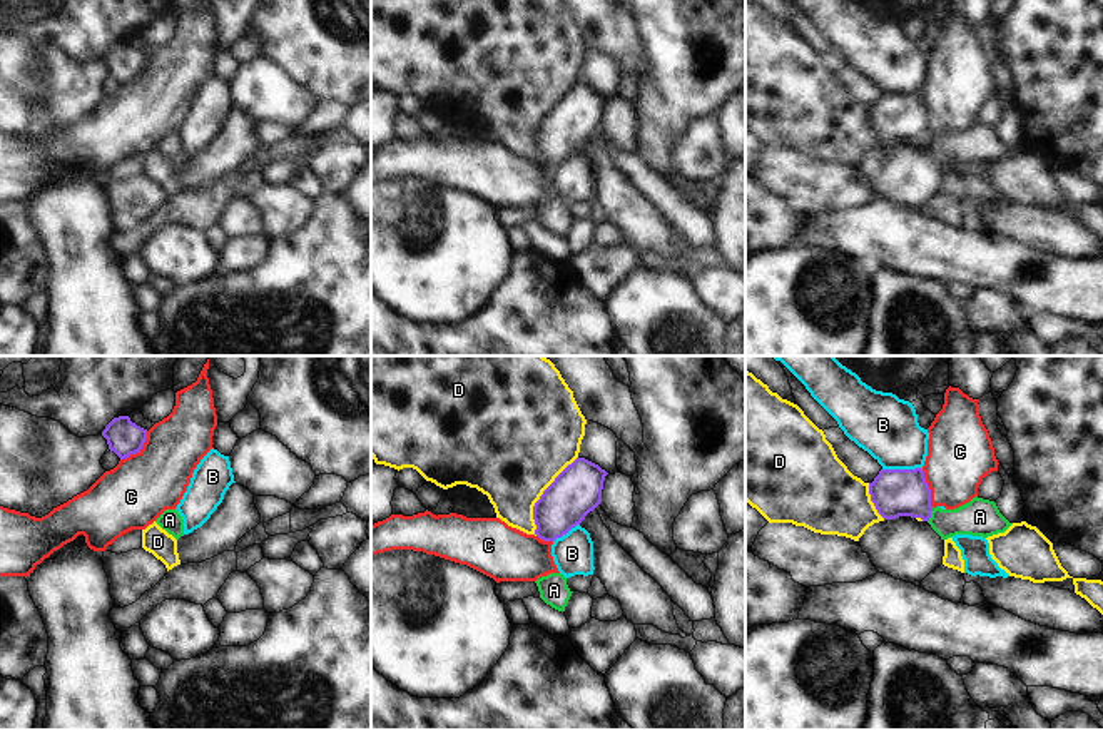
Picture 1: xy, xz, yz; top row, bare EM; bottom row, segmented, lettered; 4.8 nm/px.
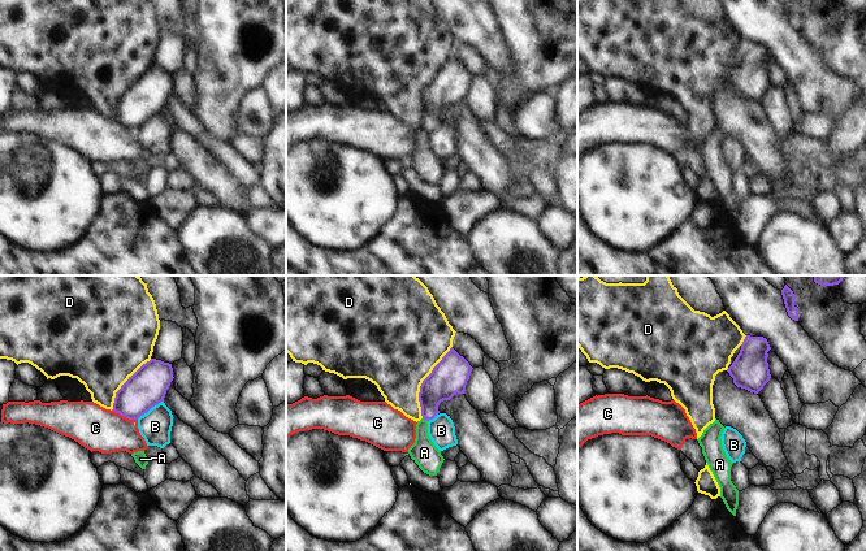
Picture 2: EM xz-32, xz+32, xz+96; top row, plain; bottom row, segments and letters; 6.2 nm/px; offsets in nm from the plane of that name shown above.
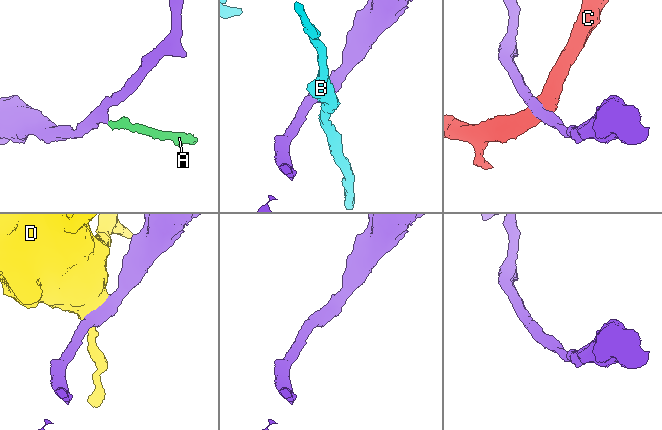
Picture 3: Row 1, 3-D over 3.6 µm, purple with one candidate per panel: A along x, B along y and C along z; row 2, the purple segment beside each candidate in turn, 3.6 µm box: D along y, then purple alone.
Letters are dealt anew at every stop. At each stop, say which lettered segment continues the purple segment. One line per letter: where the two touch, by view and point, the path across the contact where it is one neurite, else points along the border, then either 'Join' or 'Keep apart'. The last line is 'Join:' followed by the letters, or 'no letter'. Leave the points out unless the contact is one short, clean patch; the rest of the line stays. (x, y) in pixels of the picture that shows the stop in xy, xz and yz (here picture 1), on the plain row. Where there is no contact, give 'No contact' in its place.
A: Touches purple at yz (930, 141). Boundary: yz (933, 134), (928, 147). Keep apart
B: Touches purple at yz (901, 96). Keep apart
C: Touches purple at xy (139, 76). Boundary: xy (147, 57), (144, 70), (121, 86). Keep apart
D: Touches purple at xz (540, 122). Keep apart
Join: no letter.

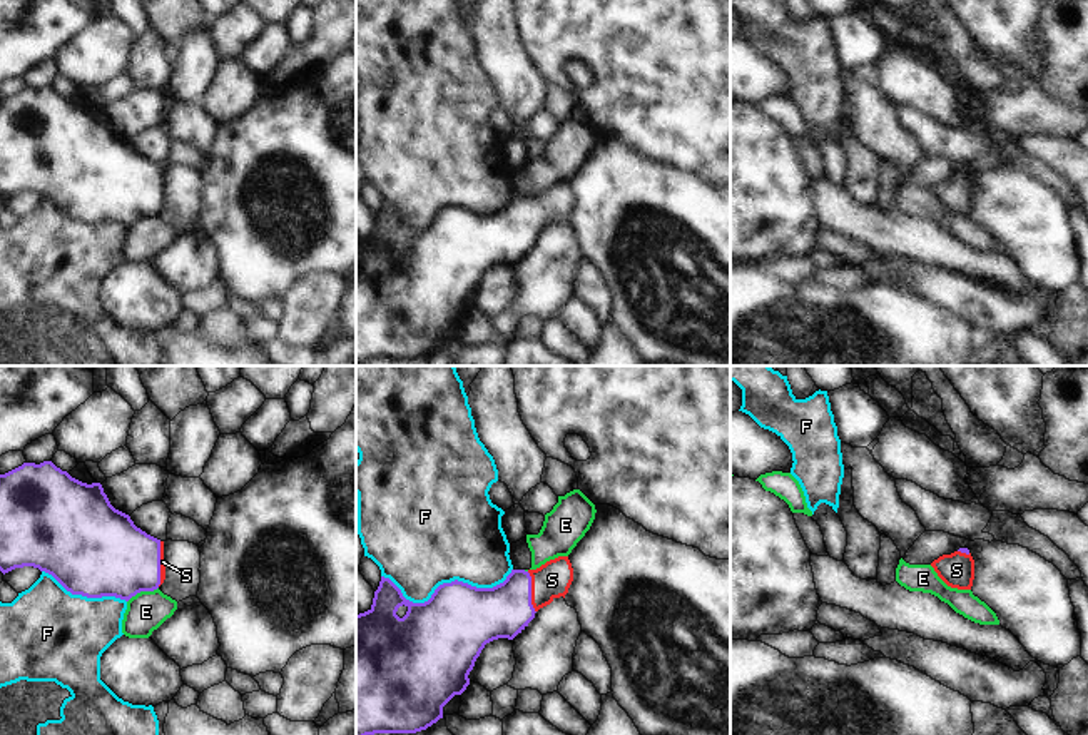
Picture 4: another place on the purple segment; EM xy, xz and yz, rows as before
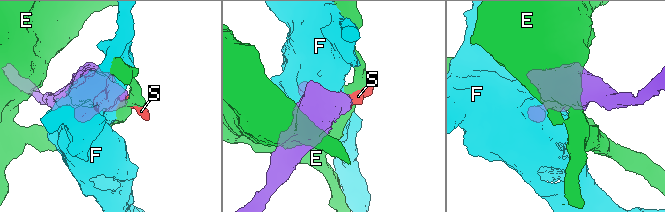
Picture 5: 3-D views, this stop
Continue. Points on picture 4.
E: Touches purple at xy (142, 216). Boundary: xy (157, 212), (137, 217), (127, 228). Keep apart
F: Touches purple at xz (447, 209). Keep apart
S: Touches purple at xy (159, 189). Path across: xy (109, 181), (159, 189), (162, 187). Join
Join: S.

